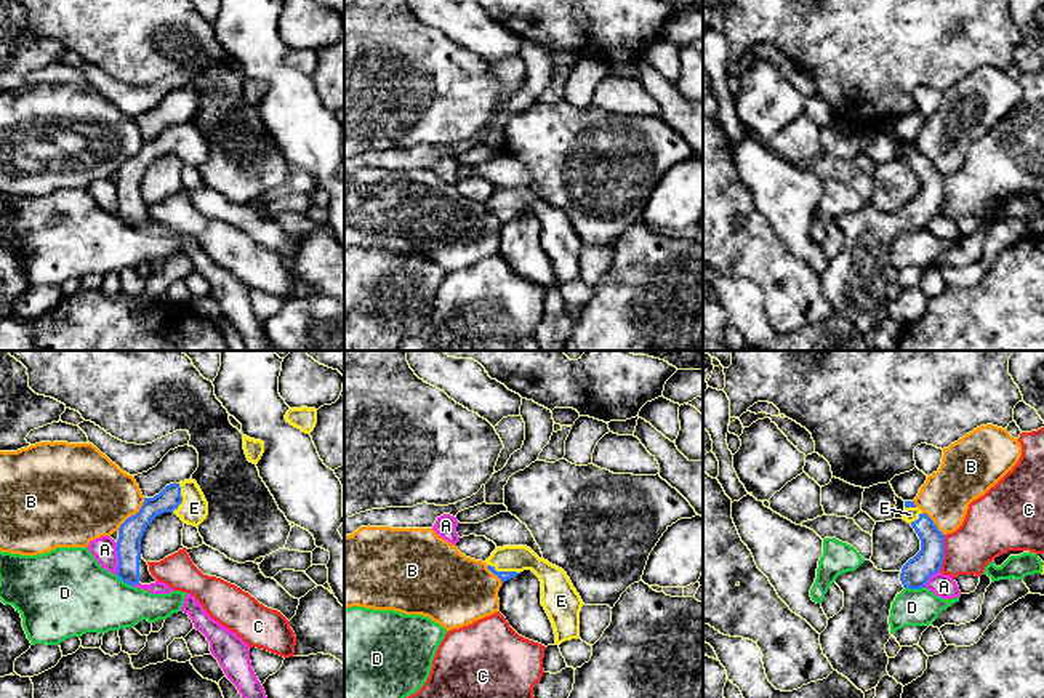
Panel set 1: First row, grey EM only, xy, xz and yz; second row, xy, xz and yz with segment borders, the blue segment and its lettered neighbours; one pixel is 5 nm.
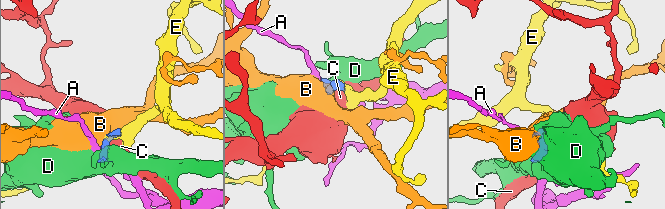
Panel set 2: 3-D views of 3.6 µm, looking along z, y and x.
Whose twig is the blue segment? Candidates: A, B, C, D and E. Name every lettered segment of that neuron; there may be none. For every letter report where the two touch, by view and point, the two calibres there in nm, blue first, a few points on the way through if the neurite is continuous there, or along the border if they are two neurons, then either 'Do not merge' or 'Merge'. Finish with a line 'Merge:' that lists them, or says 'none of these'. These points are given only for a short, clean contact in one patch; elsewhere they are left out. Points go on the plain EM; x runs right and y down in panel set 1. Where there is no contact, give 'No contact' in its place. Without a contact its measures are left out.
A: Touches blue at xy (119, 200). Thickness 130 nm (blue) against 130 nm. Boundary: xy (116, 184), (117, 215). Do not merge
B: Touches blue at xy (135, 156). Thickness 130 nm (blue) against 420 nm. Boundary: xy (144, 140), (140, 151), (117, 172). Do not merge
C: Touches blue at yz (943, 194). Thickness 140 nm (blue) against 260 nm. Boundary: yz (945, 176), (945, 199), (939, 212). Do not merge
D: Touches blue at yz (915, 229). Thickness 140 nm (blue) against 190 nm. Boundary: yz (905, 228), (924, 229). Do not merge
E: Touches blue at xz (503, 213). Thickness 50 nm (blue) against 130 nm. Path across: xz (503, 216), (503, 213), (517, 200). Merge
Merge: E

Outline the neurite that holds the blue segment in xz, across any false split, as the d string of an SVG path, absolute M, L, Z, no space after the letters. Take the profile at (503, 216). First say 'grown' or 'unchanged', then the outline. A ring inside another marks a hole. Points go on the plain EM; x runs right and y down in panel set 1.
grown | M527 187L496 189L485 205L501 224L532 211L541 223L541 247L552 264L556 287L580 279L580 253L584 245L562 210L540 200Z

